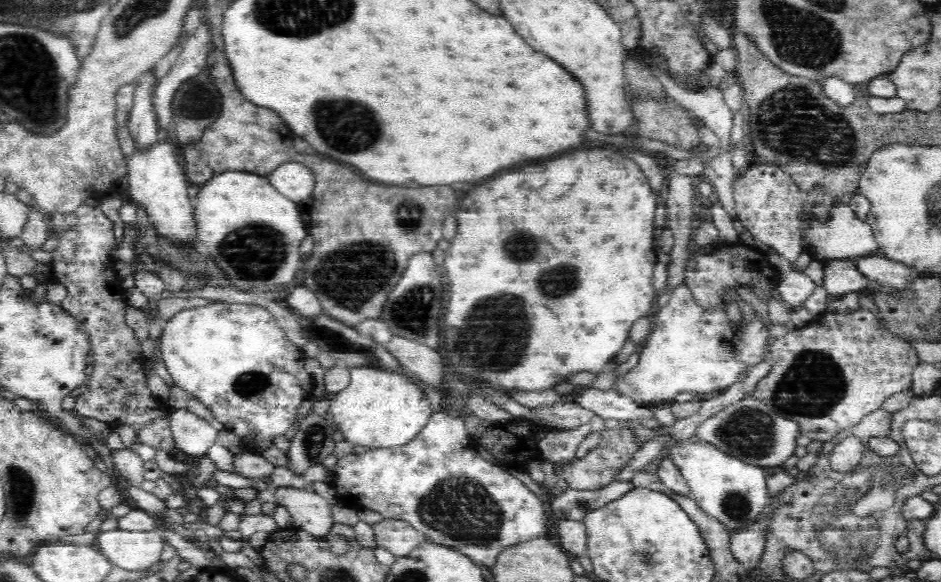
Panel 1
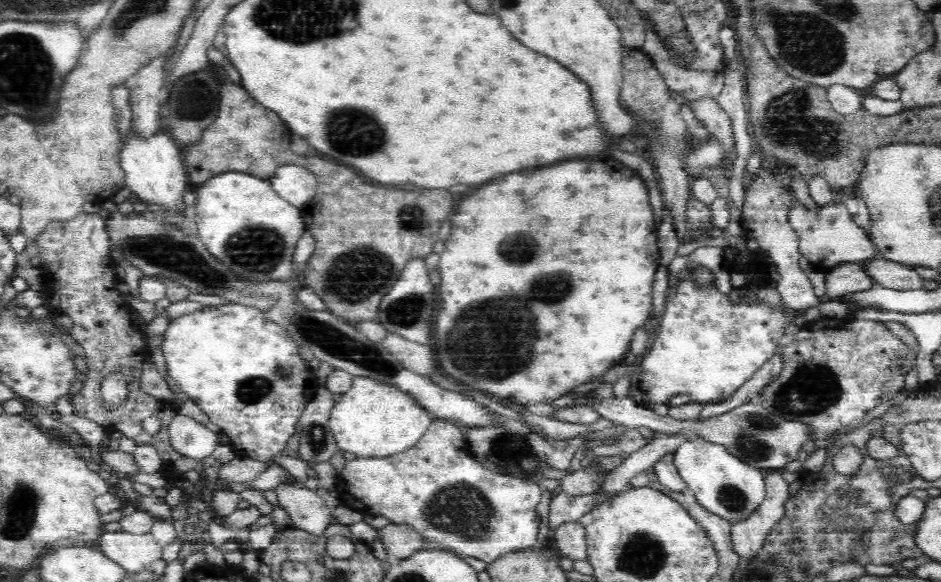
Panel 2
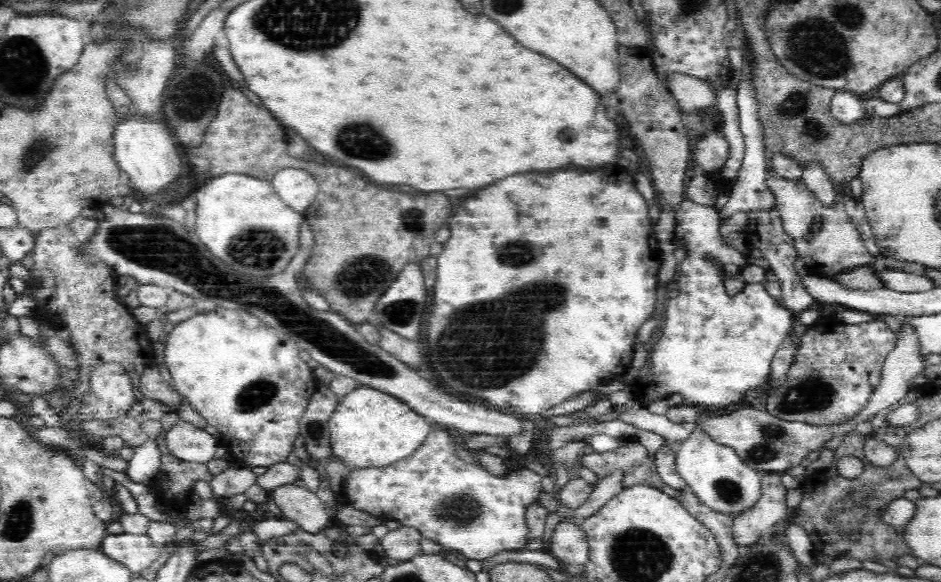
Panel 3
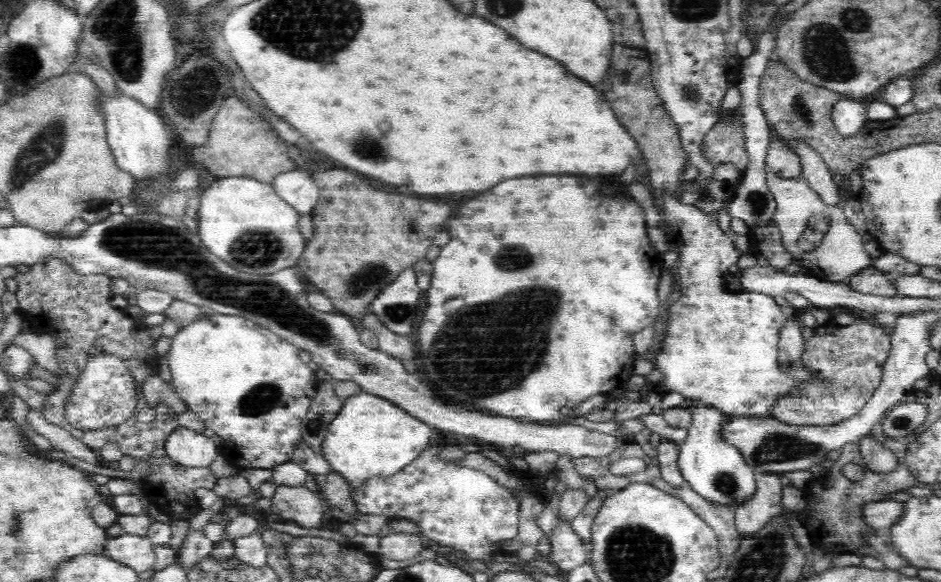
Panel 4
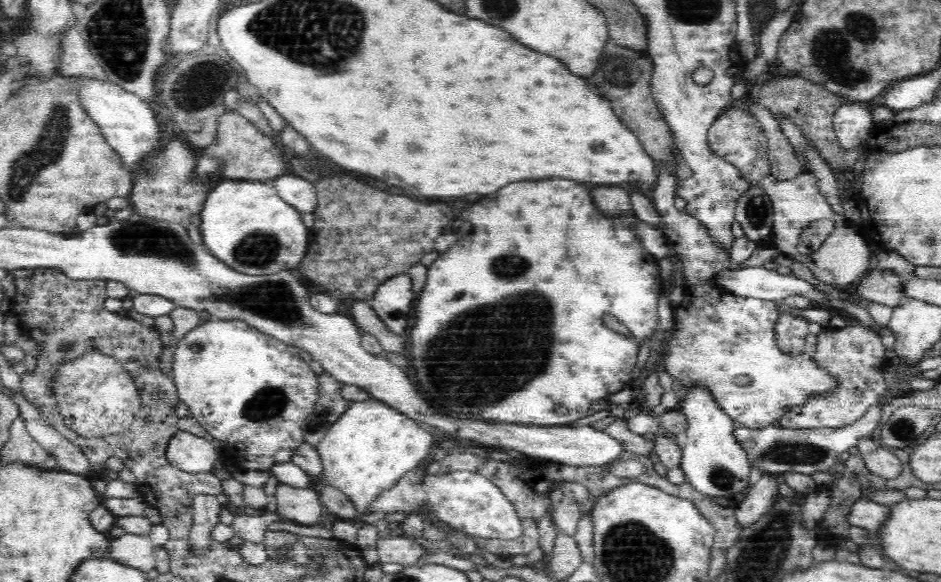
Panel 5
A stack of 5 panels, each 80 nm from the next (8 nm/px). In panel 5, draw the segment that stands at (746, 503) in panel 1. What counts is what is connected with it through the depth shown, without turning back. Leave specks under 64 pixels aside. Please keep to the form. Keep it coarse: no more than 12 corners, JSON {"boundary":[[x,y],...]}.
{"boundary":[[708,392],[686,395],[680,462],[702,495],[735,503],[752,488],[733,418]]}

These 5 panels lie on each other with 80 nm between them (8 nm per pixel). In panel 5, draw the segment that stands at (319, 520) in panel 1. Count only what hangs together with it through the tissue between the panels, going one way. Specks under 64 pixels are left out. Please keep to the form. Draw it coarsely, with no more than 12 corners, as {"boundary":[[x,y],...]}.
{"boundary":[[279,483],[276,511],[282,520],[309,528],[322,516],[315,486]]}

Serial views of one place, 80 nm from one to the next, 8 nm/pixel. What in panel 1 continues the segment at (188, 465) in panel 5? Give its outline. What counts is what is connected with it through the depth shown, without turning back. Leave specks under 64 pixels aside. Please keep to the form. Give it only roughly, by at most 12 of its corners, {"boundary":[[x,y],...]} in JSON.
{"boundary":[[188,407],[171,412],[176,447],[195,459],[219,433]]}

